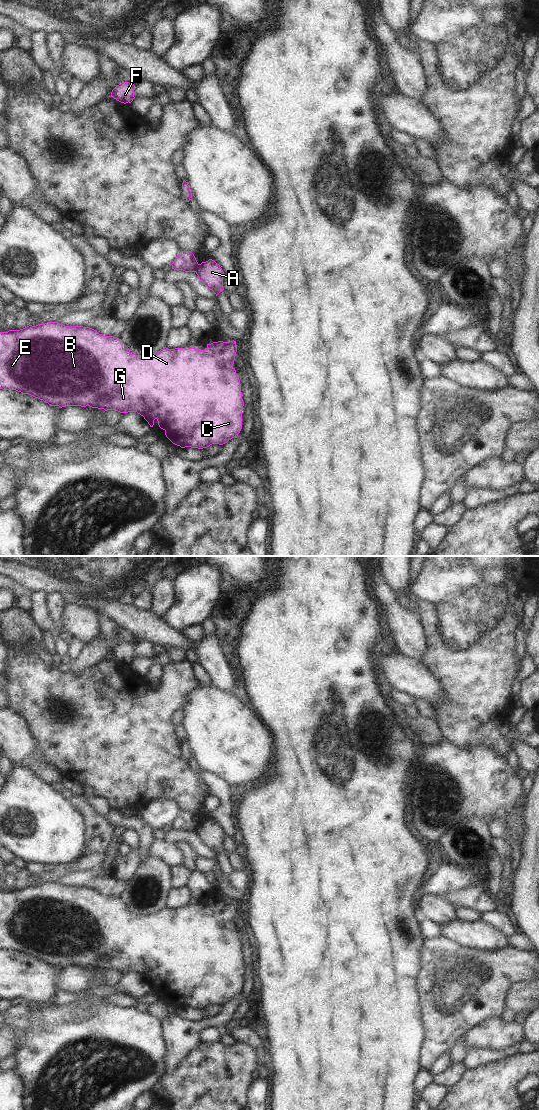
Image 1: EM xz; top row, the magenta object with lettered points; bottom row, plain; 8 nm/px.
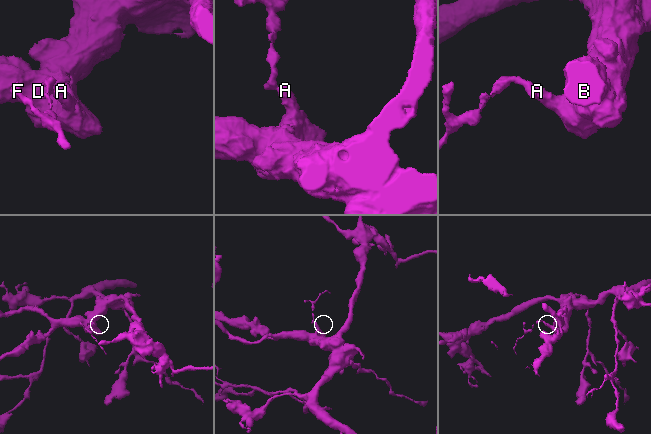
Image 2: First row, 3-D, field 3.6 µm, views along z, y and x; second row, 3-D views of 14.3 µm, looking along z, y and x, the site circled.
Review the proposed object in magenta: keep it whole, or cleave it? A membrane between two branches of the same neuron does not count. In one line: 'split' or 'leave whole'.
split

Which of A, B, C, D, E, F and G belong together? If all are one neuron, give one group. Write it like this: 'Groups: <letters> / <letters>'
Groups: A B C D E G / F

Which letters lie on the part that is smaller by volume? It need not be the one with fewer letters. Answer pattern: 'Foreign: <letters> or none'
Foreign: F

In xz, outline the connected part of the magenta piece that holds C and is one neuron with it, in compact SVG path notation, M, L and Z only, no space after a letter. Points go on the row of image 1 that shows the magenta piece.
M47 322L0 332L0 389L29 394L60 408L89 405L105 411L137 412L150 427L153 427L156 419L173 444L181 448L203 449L212 444L227 443L242 429L244 402L239 377L232 367L236 352L237 345L233 340L207 344L204 350L164 347L155 354L141 356L131 354L117 337L103 336L89 327Z

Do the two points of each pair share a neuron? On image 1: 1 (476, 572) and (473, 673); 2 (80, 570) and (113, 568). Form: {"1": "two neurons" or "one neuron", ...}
{"1": "one neuron", "2": "one neuron"}

